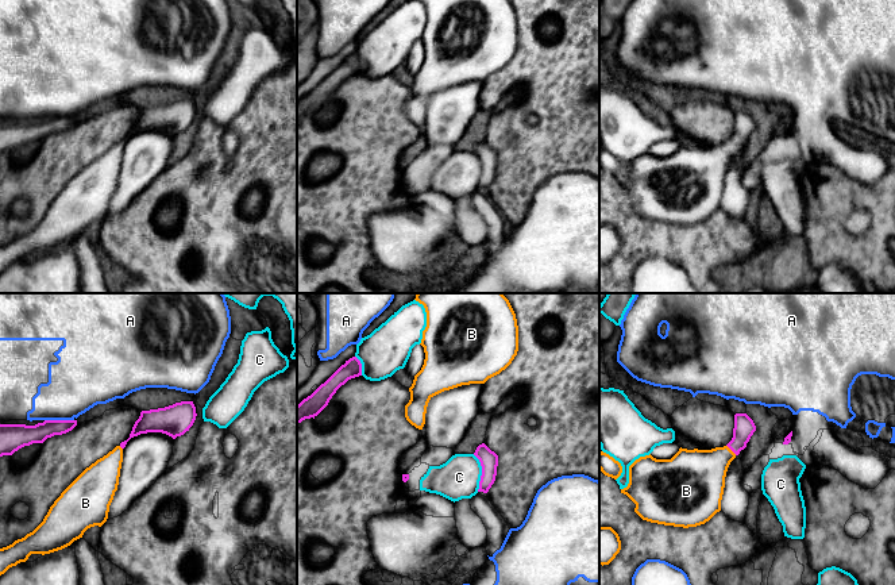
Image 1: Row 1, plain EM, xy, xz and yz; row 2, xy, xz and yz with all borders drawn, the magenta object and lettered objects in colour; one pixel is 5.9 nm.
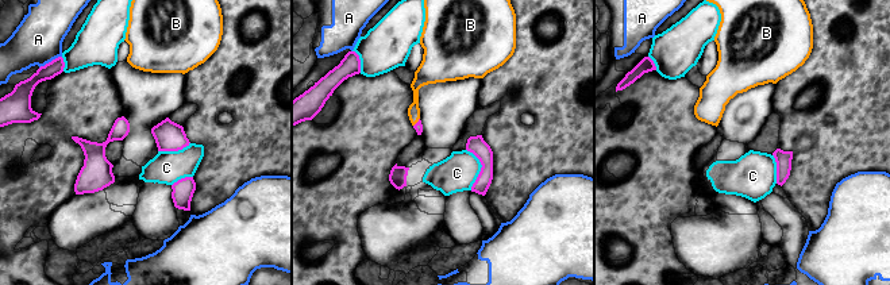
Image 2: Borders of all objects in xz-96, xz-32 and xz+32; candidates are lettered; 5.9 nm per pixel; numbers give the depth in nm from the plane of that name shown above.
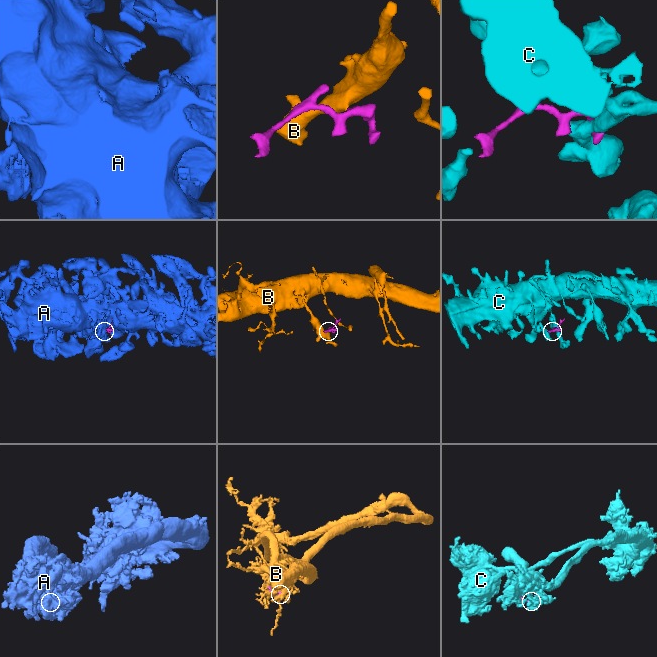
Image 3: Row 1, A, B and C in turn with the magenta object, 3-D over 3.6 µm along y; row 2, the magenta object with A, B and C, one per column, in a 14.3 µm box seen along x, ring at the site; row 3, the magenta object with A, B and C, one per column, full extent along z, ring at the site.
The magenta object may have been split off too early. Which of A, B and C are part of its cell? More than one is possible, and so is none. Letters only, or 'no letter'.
B

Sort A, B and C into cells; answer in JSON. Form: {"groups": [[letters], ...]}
{"groups": [["A"], ["B"], ["C"]]}

